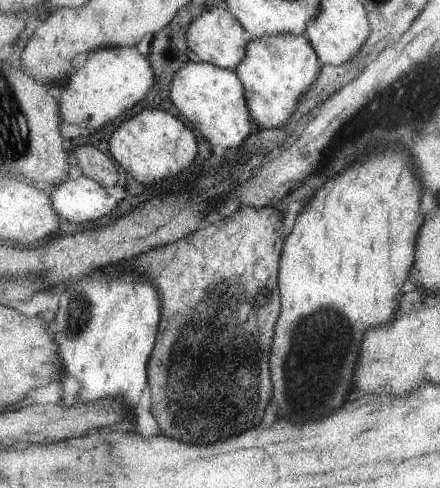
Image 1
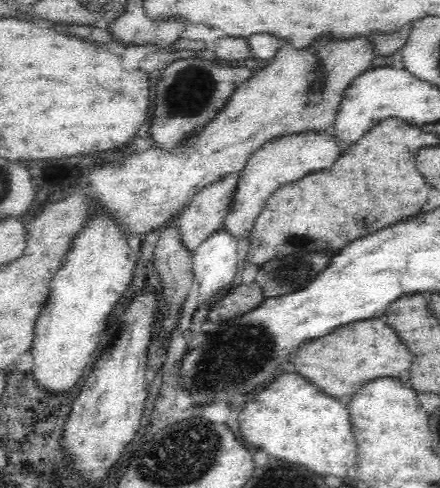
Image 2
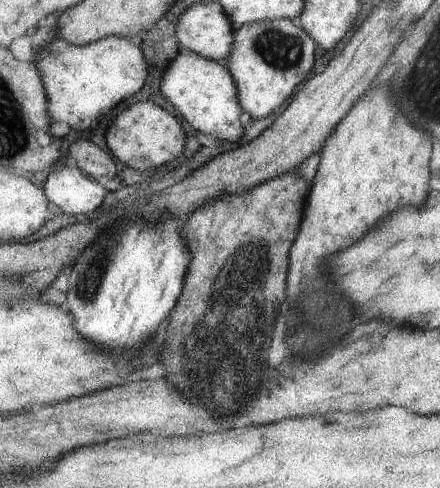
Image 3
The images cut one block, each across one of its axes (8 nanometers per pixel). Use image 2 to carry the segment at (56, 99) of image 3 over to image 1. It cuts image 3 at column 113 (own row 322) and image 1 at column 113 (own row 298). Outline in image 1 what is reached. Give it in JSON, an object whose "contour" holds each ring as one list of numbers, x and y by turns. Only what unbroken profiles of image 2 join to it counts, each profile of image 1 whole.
{"contour":[[103,48,89,54,87,64,75,72,75,76,63,86,61,114,65,124,85,130,99,130,111,124,123,112,141,102,155,84,155,68,149,56,139,48]]}

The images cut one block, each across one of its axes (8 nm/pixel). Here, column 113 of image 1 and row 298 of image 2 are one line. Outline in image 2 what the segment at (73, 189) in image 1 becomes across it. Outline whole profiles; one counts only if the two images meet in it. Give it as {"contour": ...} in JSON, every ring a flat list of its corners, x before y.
{"contour":[[226,232,210,236,192,256,192,278,200,286,198,302,214,298,238,274,238,240]]}

